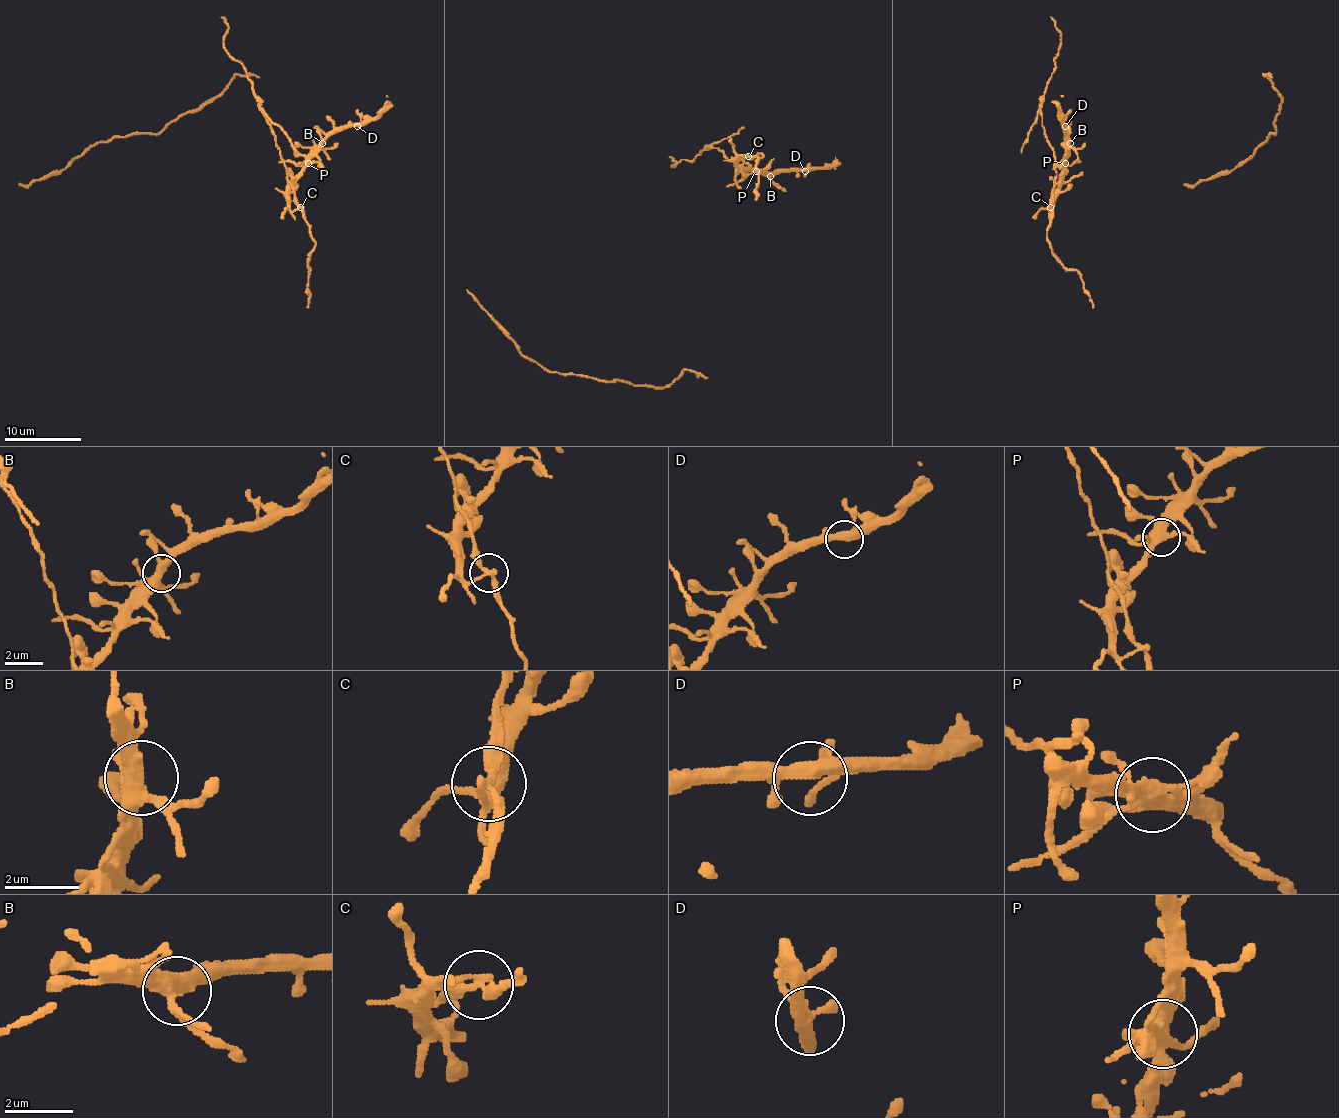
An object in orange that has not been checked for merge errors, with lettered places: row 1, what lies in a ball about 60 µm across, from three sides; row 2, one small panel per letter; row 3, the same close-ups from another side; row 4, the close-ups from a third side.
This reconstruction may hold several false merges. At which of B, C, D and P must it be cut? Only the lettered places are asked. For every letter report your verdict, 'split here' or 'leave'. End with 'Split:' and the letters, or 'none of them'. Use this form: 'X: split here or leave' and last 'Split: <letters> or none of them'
B: leave
C: split here
D: leave
P: split here
Split: C, P

